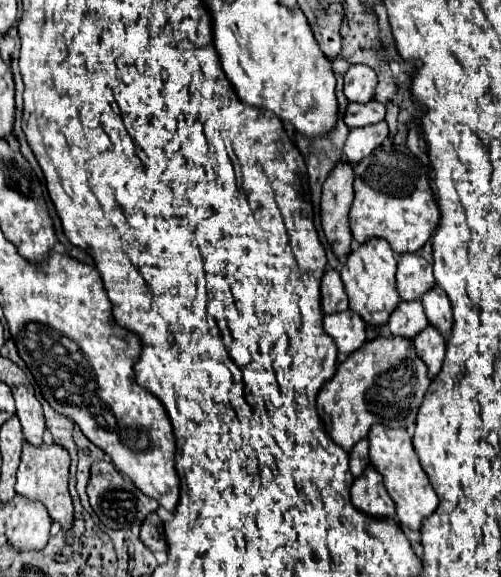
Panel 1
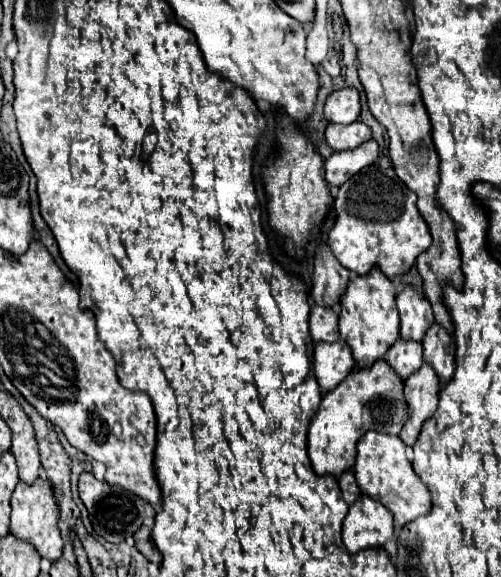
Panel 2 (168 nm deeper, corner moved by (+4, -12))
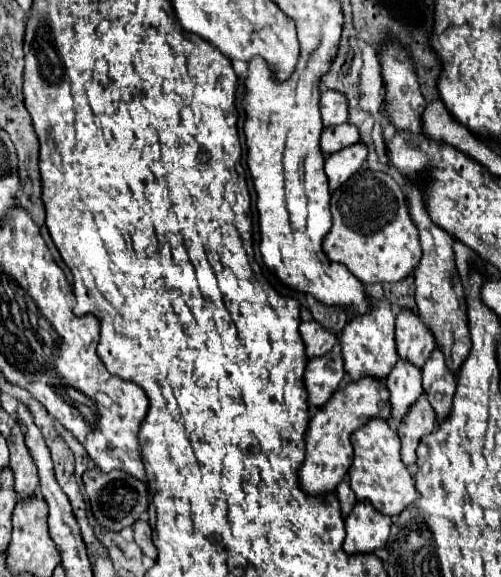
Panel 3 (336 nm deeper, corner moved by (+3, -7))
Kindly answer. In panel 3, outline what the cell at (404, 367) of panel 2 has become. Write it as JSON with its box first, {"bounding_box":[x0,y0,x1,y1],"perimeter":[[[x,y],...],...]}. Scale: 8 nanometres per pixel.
{"bounding_box":[386,359,424,427],"perimeter":[[[398,359],[398,363],[392,367],[390,375],[386,377],[386,385],[390,389],[390,403],[394,409],[392,417],[390,417],[392,427],[400,425],[408,407],[424,391],[420,375],[422,375],[420,367],[412,367],[412,363],[404,363],[404,359]]]}

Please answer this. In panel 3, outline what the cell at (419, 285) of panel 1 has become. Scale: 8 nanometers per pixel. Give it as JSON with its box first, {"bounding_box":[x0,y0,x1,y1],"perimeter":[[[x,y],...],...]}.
{"bounding_box":[396,307,436,367],"perimeter":[[[402,307],[396,317],[396,347],[402,359],[412,361],[422,367],[436,347],[436,339],[432,331],[422,323],[420,315],[414,309]]]}

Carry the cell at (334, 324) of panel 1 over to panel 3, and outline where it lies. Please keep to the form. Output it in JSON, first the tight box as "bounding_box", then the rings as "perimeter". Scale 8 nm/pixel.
{"bounding_box":[304,353,344,407],"perimeter":[[[336,353],[310,359],[304,373],[310,407],[322,407],[324,401],[328,401],[330,395],[338,389],[344,373],[344,359]]]}

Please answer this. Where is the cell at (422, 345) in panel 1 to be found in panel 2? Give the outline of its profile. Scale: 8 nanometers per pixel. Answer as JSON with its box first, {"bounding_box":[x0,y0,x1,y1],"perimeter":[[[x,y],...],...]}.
{"bounding_box":[401,364,439,446],"perimeter":[[[423,364],[411,380],[405,382],[405,402],[407,402],[407,412],[409,418],[401,430],[401,440],[405,446],[413,446],[421,426],[435,414],[439,400],[439,382],[435,380],[431,368]]]}

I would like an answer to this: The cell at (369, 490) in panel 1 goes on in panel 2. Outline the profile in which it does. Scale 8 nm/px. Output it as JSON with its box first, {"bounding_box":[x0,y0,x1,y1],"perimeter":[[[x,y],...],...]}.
{"bounding_box":[343,496,391,554],"perimeter":[[[359,496],[343,520],[343,544],[347,550],[355,554],[365,548],[381,548],[391,536],[391,512],[369,496]]]}

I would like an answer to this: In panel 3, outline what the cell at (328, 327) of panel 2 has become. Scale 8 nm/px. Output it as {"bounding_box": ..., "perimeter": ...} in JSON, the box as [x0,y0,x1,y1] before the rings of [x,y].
{"bounding_box":[300,321,338,357],"perimeter":[[[302,321],[300,323],[300,335],[302,335],[304,343],[306,343],[308,357],[326,355],[338,341],[336,335],[332,335],[330,331],[324,331],[324,327],[320,327],[314,321]]]}

